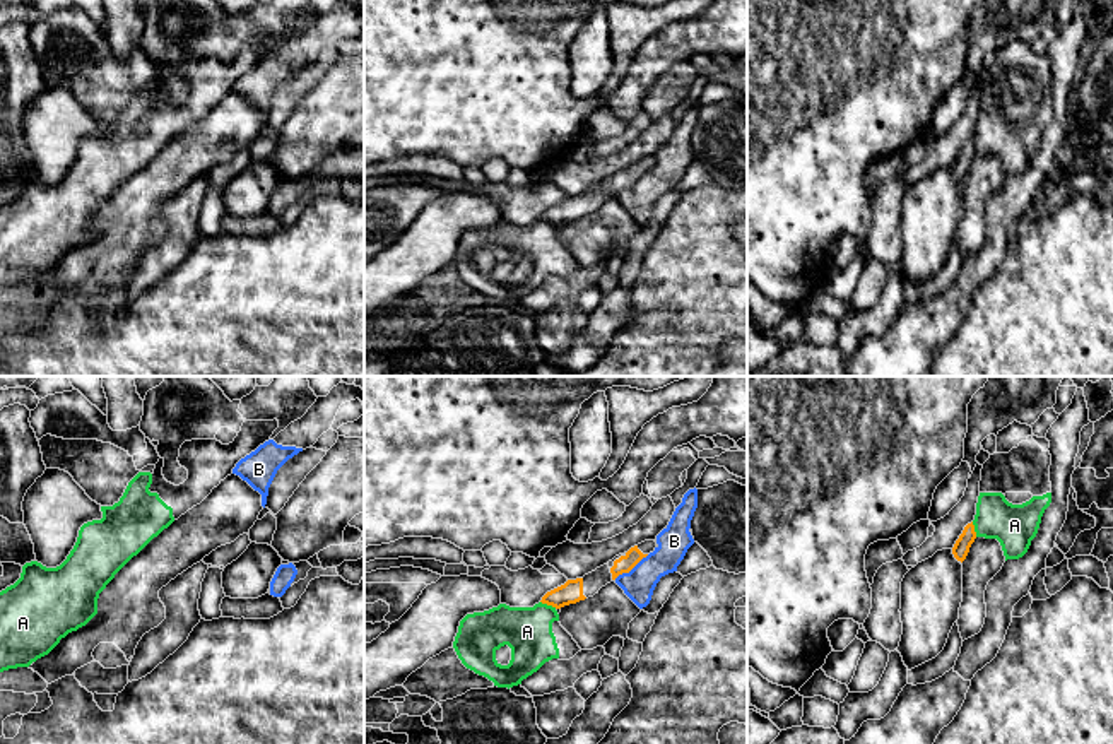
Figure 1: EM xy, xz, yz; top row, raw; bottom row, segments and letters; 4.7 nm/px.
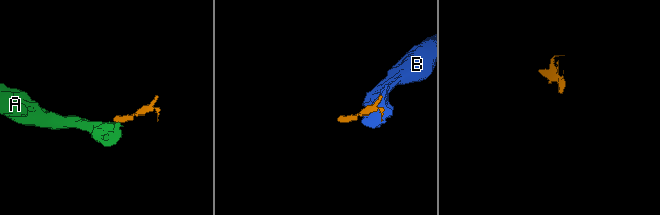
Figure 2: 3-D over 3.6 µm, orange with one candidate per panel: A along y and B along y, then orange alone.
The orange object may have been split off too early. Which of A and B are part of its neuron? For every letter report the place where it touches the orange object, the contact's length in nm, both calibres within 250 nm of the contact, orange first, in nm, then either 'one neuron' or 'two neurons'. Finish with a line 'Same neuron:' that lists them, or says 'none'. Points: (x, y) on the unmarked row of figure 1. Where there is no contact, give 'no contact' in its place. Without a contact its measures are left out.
A: contact xz (549, 221); length 90 nm; calibres 110 and 220 nm; two neurons
B: contact xz (631, 185); length 200 nm; calibres 80 and 150 nm; two neurons
Same neuron: none

